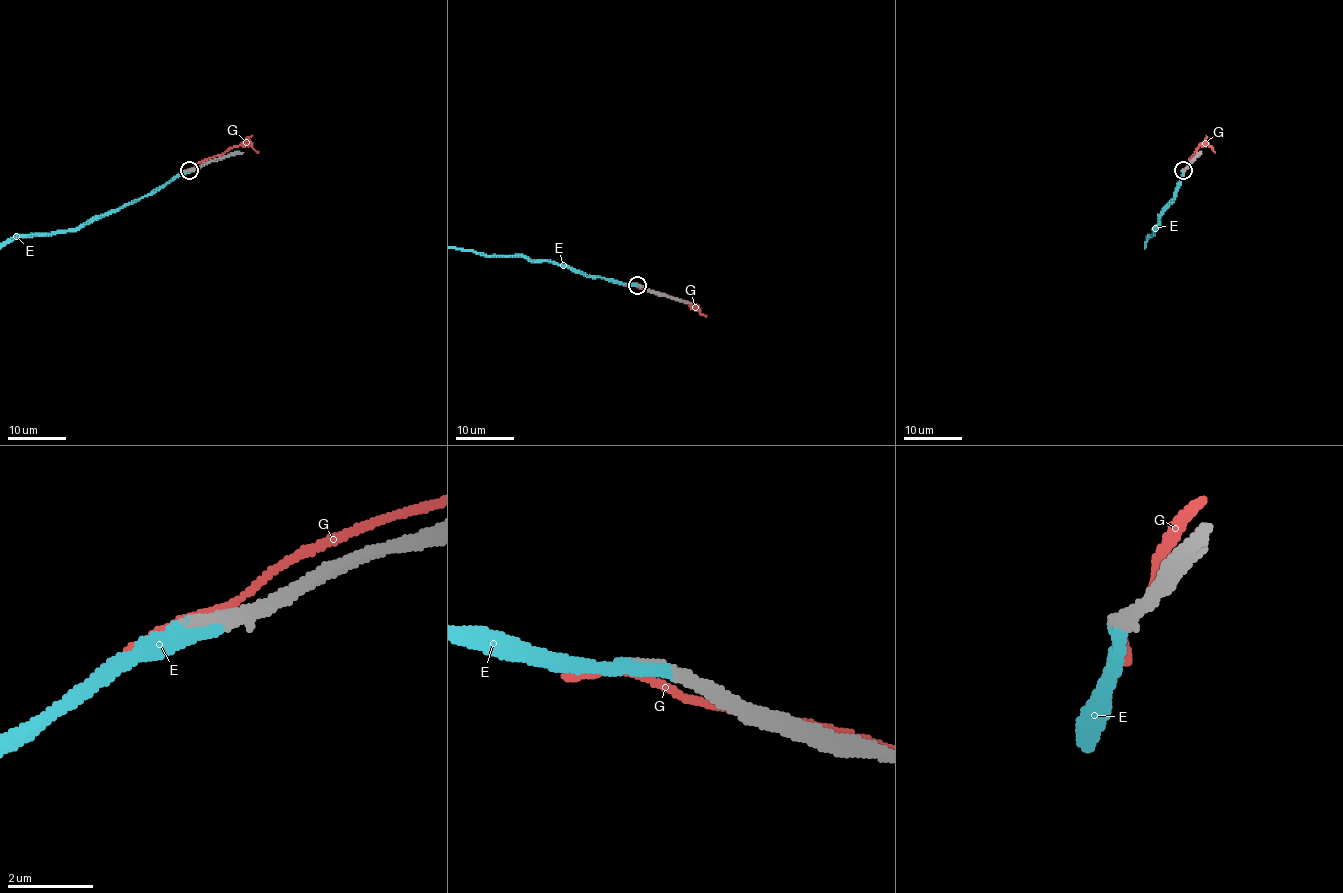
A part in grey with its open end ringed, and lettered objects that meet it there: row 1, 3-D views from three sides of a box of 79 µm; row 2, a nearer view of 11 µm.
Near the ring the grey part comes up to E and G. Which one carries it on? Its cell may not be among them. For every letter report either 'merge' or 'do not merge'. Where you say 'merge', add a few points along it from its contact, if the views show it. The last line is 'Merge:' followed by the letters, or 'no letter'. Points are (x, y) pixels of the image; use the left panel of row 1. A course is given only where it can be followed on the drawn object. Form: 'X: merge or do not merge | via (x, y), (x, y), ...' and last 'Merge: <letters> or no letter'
E: merge
G: do not merge
Merge: E

